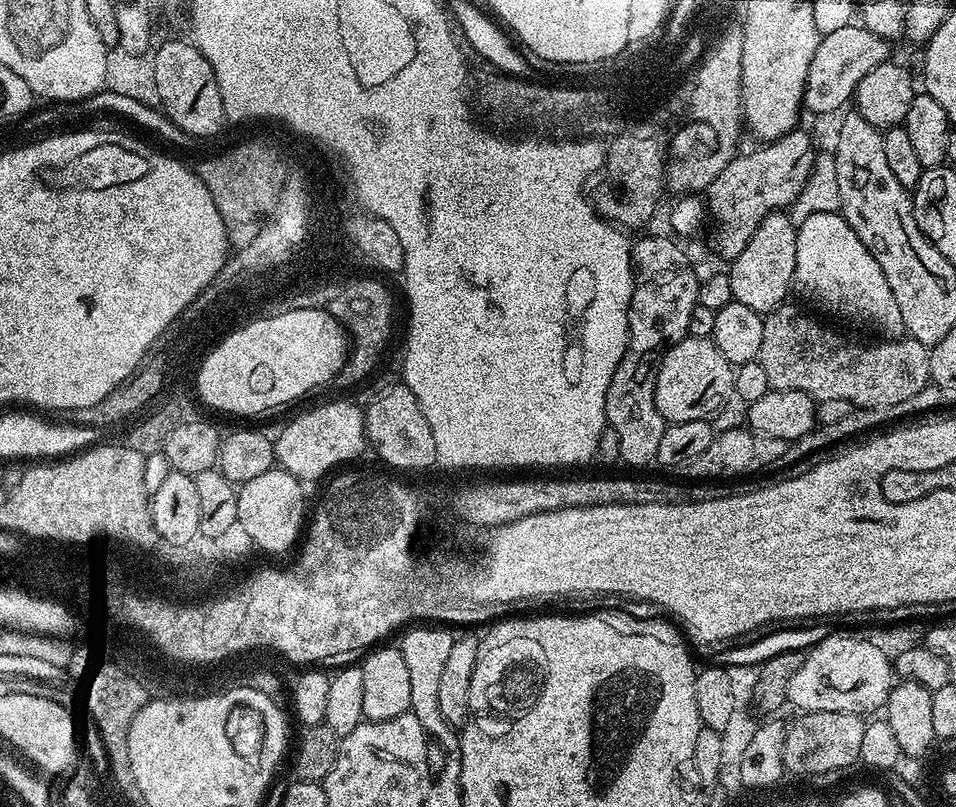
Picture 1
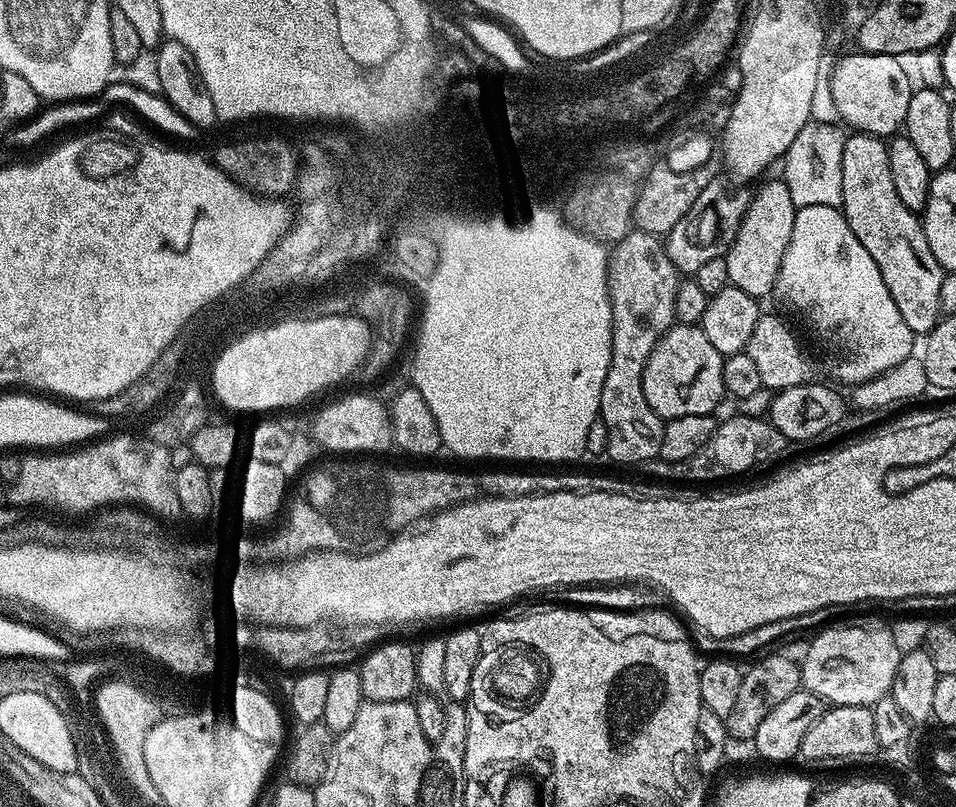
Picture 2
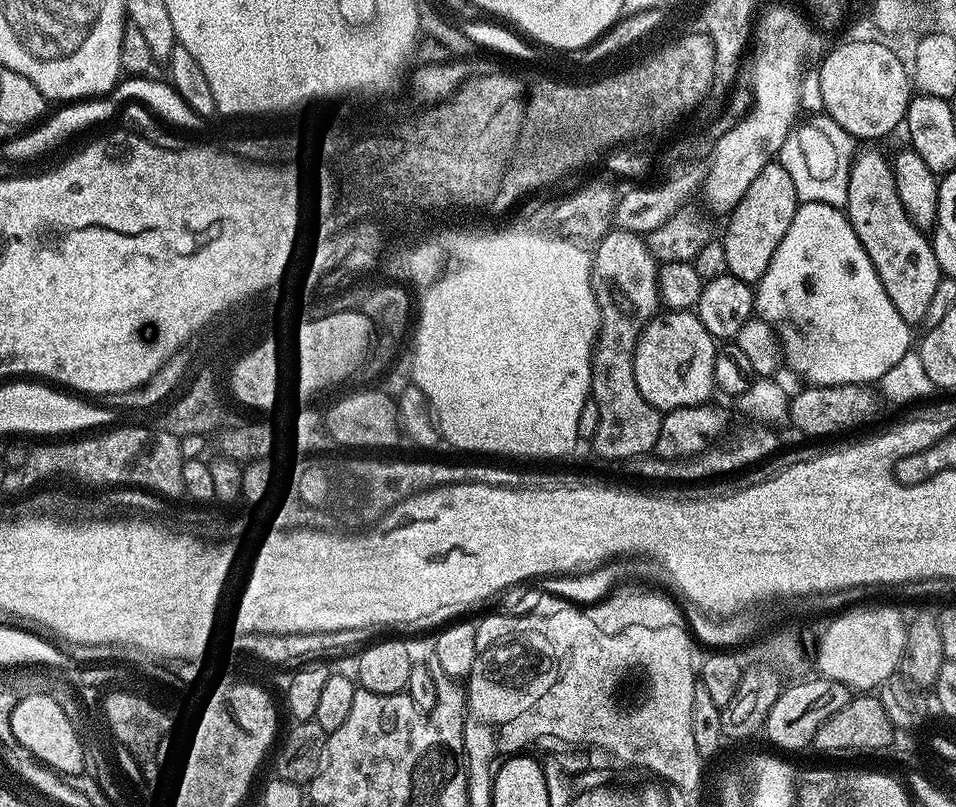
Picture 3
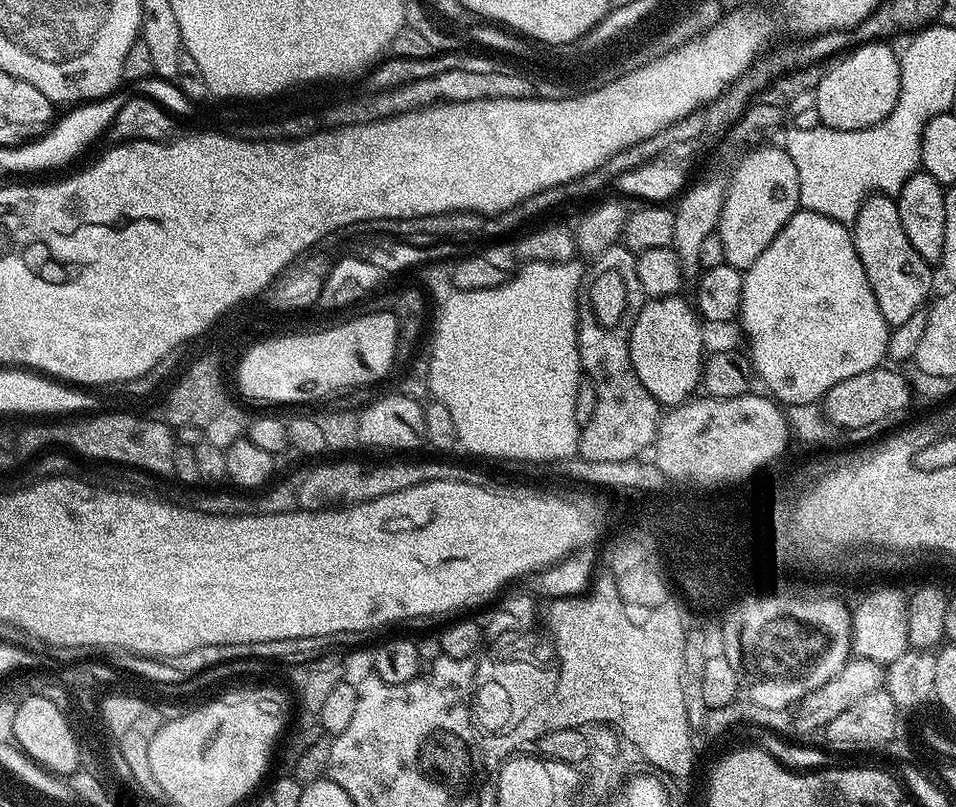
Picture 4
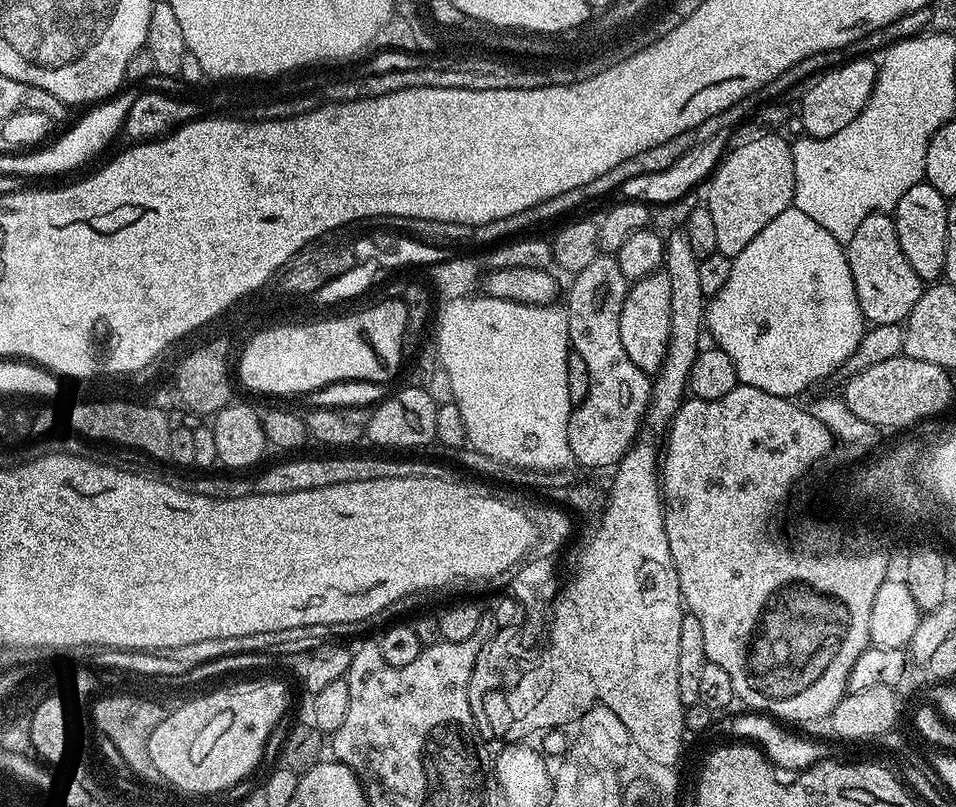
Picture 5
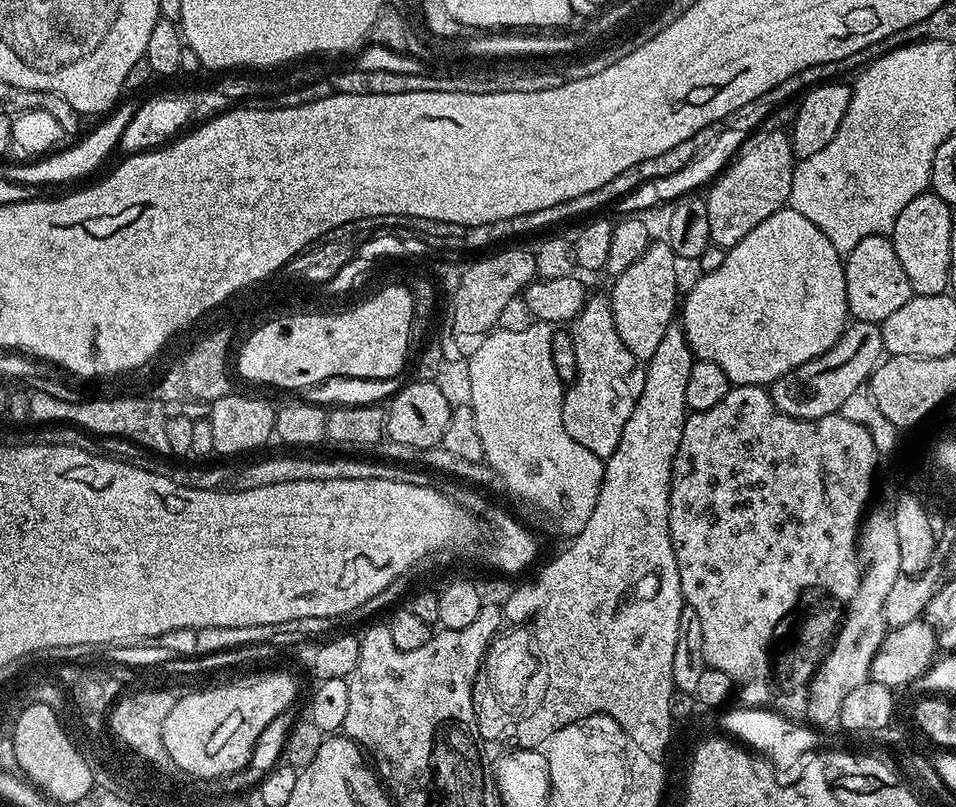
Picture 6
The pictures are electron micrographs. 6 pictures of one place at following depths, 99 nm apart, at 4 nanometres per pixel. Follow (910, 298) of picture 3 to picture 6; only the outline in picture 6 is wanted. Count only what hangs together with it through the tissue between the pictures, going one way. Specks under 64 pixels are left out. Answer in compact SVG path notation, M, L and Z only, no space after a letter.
M887 235L862 238L862 242L858 242L858 246L854 246L854 250L846 253L844 277L846 278L848 315L853 321L861 320L878 326L914 295L910 286L910 278L906 278L906 270L902 270L902 262L898 262L898 254L894 254L894 246Z

